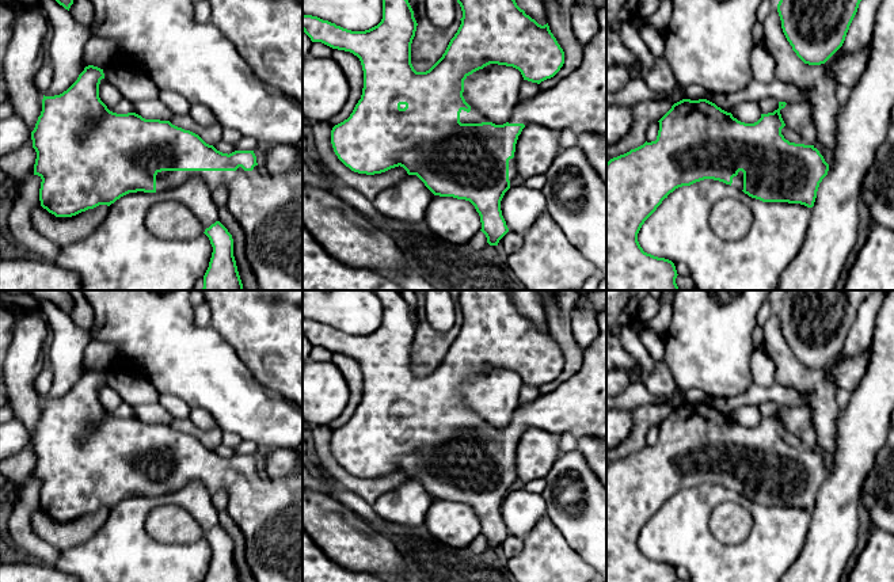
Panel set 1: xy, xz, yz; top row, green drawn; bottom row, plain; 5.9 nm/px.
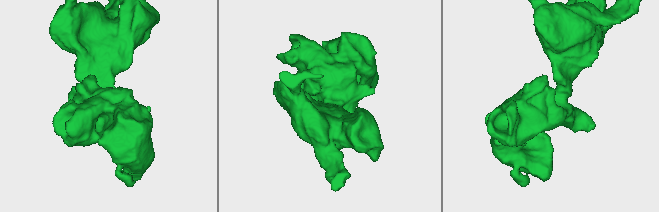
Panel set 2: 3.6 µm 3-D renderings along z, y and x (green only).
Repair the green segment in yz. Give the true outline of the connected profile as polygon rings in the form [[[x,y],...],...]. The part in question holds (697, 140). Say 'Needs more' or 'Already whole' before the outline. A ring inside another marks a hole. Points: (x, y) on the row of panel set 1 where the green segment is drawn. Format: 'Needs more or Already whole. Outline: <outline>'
Needs more. Outline: [[[682,99],[658,121],[659,130],[655,141],[646,141],[606,163],[606,290],[680,290],[676,284],[678,274],[674,263],[644,252],[638,241],[638,233],[644,221],[678,187],[714,179],[762,202],[814,206],[819,183],[828,175],[829,164],[814,145],[795,144],[784,138],[781,129],[785,123],[780,110],[785,104],[779,102],[779,109],[773,113],[761,114],[754,123],[745,123],[707,99]]]

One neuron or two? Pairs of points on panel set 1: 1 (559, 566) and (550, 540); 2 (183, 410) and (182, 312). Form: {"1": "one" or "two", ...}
{"1": "one", "2": "two"}

